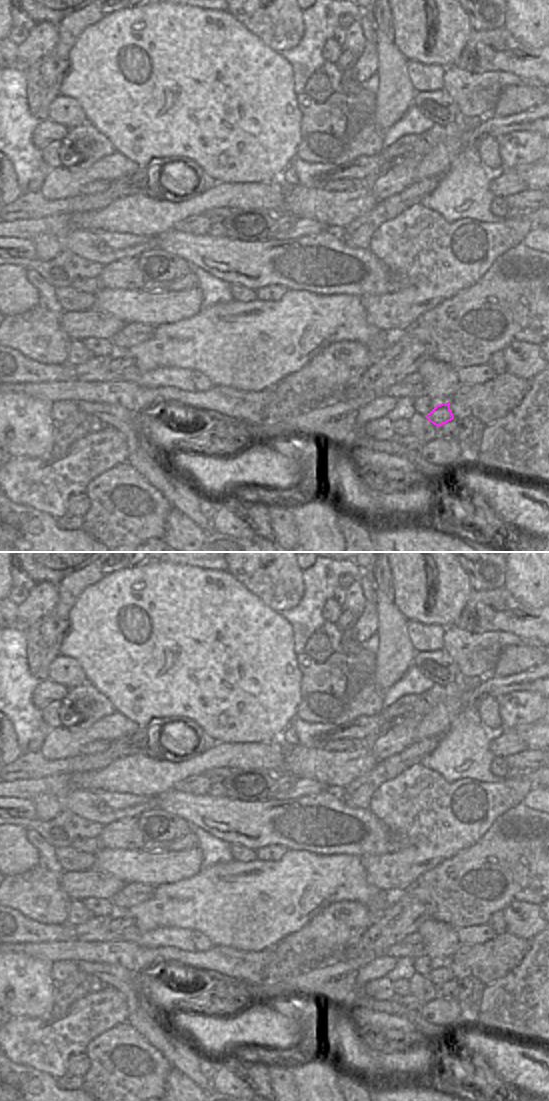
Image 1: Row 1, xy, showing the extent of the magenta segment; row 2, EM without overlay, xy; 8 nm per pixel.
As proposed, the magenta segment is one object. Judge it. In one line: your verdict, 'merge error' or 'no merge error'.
no merge error

